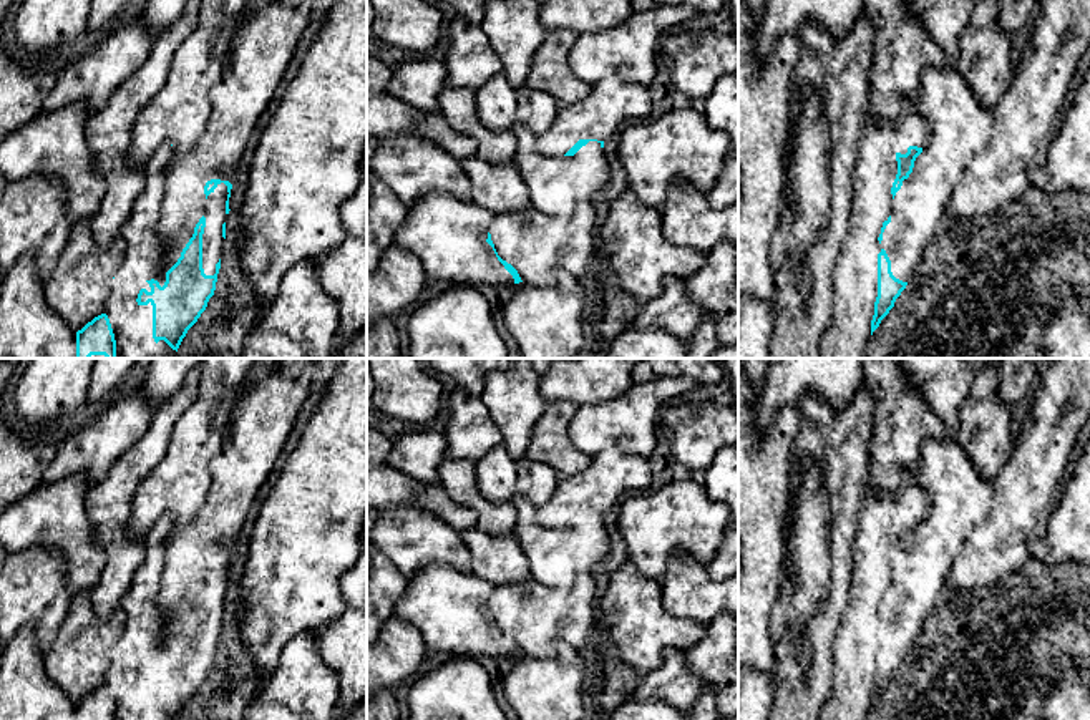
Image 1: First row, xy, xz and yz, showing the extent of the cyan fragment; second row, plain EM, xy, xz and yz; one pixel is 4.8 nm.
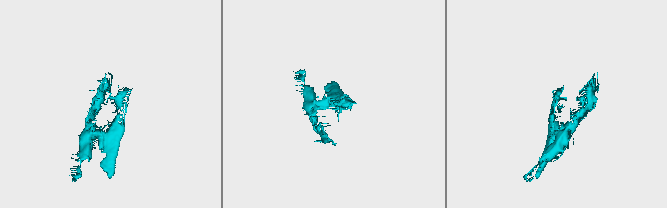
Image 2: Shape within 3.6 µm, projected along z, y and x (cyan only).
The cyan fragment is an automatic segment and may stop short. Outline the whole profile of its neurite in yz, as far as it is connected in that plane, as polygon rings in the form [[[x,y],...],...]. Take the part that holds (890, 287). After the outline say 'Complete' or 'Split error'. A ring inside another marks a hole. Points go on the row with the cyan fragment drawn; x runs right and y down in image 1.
[[[884,249],[878,254],[878,297],[874,302],[874,315],[871,320],[871,335],[881,320],[894,307],[896,299],[906,289],[908,282],[896,279],[891,272],[891,260]]]. Complete

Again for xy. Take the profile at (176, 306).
[[[206,217],[194,227],[194,234],[181,252],[178,262],[166,272],[161,287],[158,280],[114,279],[105,300],[101,315],[76,332],[76,358],[176,358],[187,330],[206,310],[214,295],[221,259],[216,274],[206,275],[202,269],[202,234]]]. Split error

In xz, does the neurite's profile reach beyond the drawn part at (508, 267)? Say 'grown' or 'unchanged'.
grown

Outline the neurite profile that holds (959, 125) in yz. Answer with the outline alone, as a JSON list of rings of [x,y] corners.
[[[946,65],[924,68],[917,106],[929,119],[931,133],[914,161],[912,173],[893,199],[891,222],[881,241],[881,249],[891,260],[893,275],[903,282],[909,282],[924,249],[937,234],[939,226],[947,221],[956,189],[966,179],[971,161],[984,151],[994,124],[994,113],[981,103],[964,76]]]

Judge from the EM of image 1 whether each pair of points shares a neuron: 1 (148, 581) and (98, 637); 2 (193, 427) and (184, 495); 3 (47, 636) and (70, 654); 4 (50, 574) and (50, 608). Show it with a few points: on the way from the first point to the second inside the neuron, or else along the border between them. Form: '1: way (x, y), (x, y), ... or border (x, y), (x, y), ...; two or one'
1: border (121, 611), (123, 631), (113, 647); two
2: way (193, 443), (183, 478); one
3: border (70, 604), (63, 624), (45, 652); two
4: way (50, 583), (50, 599); one

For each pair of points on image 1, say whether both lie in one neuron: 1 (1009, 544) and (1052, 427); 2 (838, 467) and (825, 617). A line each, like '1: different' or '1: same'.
1: same
2: same

